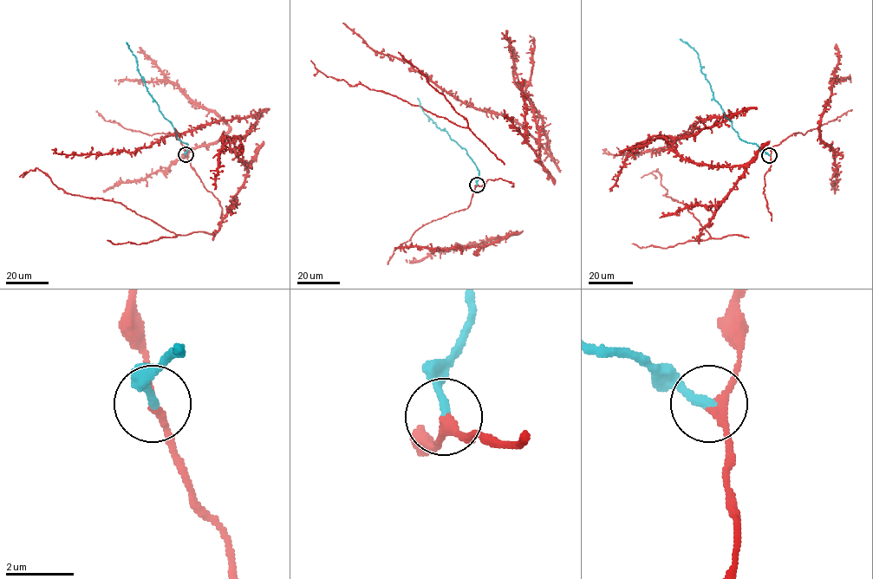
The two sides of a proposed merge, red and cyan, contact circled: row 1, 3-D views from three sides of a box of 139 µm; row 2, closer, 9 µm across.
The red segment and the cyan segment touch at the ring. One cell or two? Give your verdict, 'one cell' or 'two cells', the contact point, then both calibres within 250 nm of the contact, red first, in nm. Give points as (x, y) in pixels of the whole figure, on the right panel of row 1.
one cell; at (769, 155); 240 nm thick on the red side, 280 nm on the other

